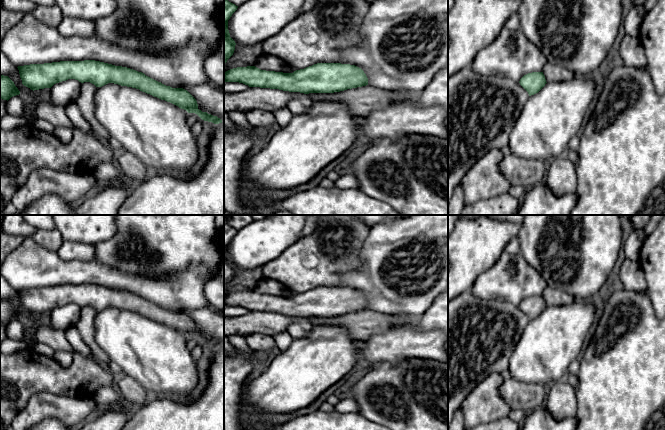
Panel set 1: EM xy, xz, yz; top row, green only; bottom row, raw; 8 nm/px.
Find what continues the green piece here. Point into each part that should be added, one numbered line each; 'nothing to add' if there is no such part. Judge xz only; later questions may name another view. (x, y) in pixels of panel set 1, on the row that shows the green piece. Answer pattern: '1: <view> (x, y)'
1: xz (361, 101)

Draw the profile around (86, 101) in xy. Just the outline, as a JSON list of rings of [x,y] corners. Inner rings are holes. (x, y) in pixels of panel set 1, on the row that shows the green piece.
[[[90,82],[81,83],[81,92],[75,103],[84,119],[91,126],[92,134],[106,143],[110,135],[94,114],[96,91],[97,87],[94,84]]]

